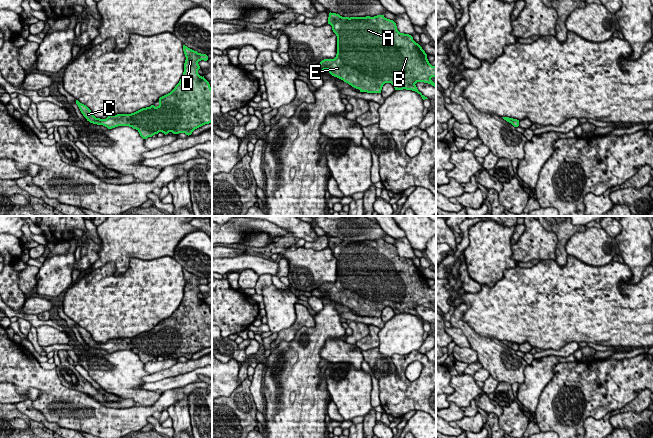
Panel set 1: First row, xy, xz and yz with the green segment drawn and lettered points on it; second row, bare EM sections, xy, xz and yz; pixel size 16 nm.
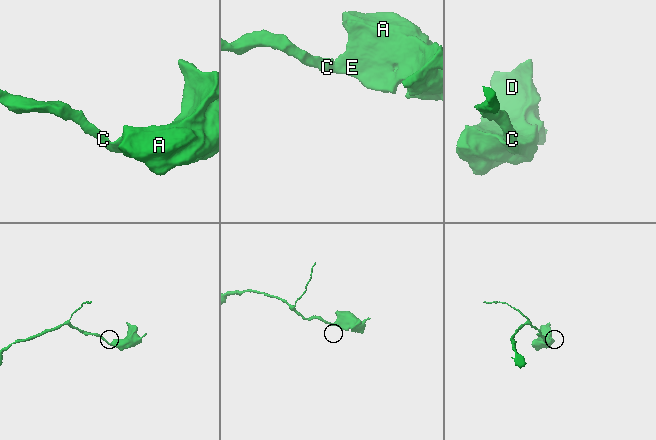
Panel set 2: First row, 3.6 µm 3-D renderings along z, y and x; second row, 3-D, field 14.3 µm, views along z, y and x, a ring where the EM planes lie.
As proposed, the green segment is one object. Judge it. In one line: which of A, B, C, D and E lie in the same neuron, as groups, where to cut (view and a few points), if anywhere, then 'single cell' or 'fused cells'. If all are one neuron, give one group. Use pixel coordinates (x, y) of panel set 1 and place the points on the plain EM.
groups A B C D E; cut none; single cell

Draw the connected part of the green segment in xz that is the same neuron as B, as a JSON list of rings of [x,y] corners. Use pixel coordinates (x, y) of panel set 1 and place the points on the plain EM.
[[[329,237],[328,248],[337,260],[337,278],[334,283],[324,283],[319,289],[311,291],[315,297],[325,294],[360,316],[381,317],[385,307],[391,307],[395,314],[412,314],[428,323],[416,311],[417,306],[436,308],[431,304],[436,301],[436,290],[432,290],[422,271],[409,258],[400,257],[396,247],[384,239],[374,241],[342,241]]]

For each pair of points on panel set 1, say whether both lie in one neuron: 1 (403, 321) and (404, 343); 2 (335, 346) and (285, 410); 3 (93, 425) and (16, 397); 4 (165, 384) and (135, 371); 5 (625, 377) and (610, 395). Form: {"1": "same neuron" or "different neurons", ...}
{"1": "same neuron", "2": "different neurons", "3": "different neurons", "4": "different neurons", "5": "same neuron"}

